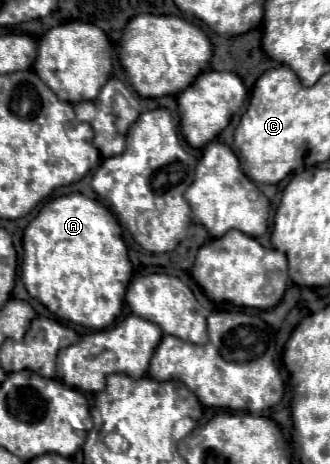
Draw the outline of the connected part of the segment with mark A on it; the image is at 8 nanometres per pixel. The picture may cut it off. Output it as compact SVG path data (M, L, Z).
M70 193L50 203L24 231L24 257L22 257L22 281L30 297L38 299L62 321L72 321L90 329L106 329L122 311L124 291L132 277L132 263L128 259L126 245L122 241L122 229L114 213L100 201L82 193Z

